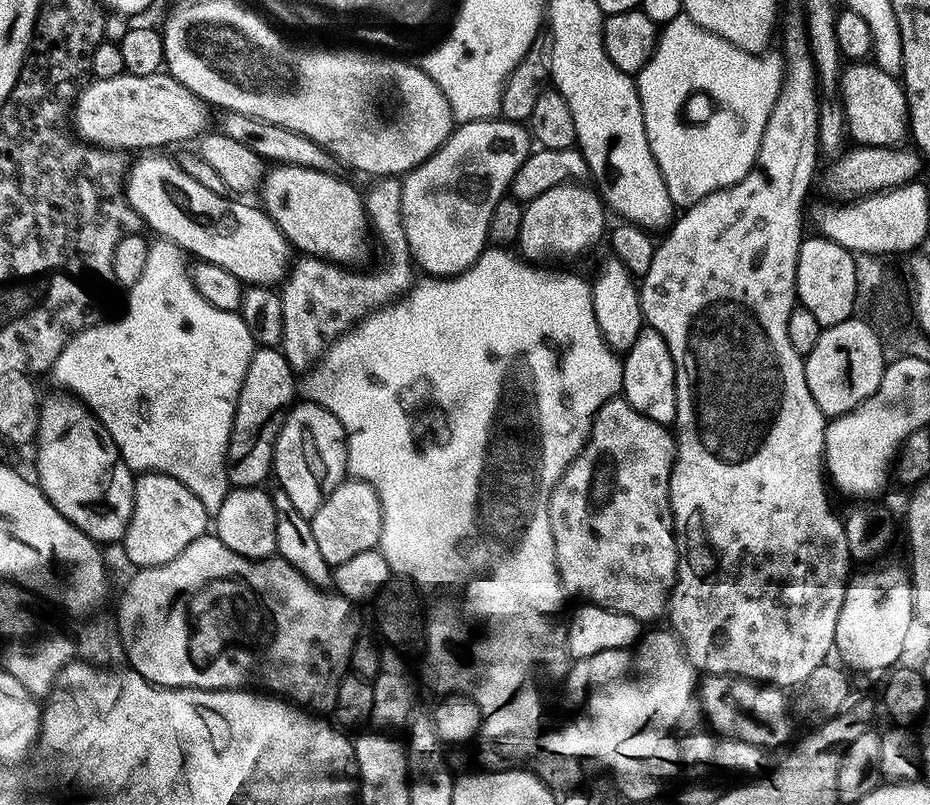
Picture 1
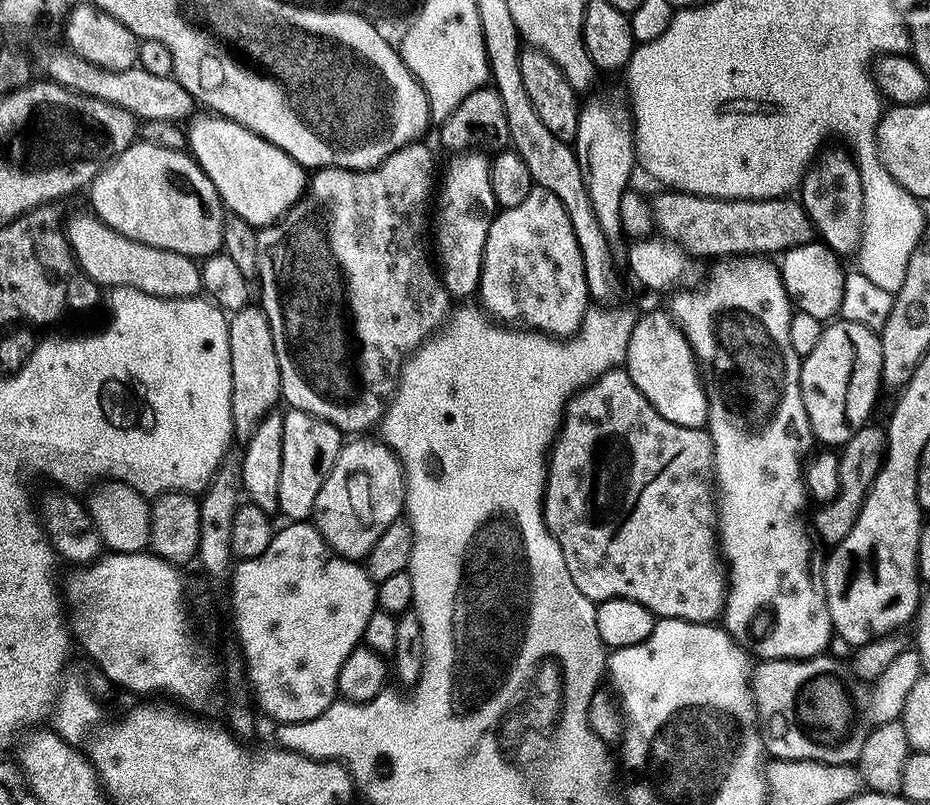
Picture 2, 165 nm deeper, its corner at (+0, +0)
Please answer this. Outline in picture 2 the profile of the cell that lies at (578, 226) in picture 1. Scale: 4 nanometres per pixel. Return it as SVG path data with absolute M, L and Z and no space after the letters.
M534 186L518 206L495 213L488 225L480 263L479 296L483 311L500 322L521 320L524 323L521 325L553 338L570 337L580 328L584 313L590 307L584 263L578 238L574 238L574 226L570 226L570 218L554 194Z

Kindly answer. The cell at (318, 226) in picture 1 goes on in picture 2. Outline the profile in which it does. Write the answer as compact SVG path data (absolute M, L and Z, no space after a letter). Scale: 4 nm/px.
M197 115L187 125L186 148L216 187L220 203L229 213L241 216L253 226L276 223L304 195L305 169L248 128L223 116L204 115L208 116Z

